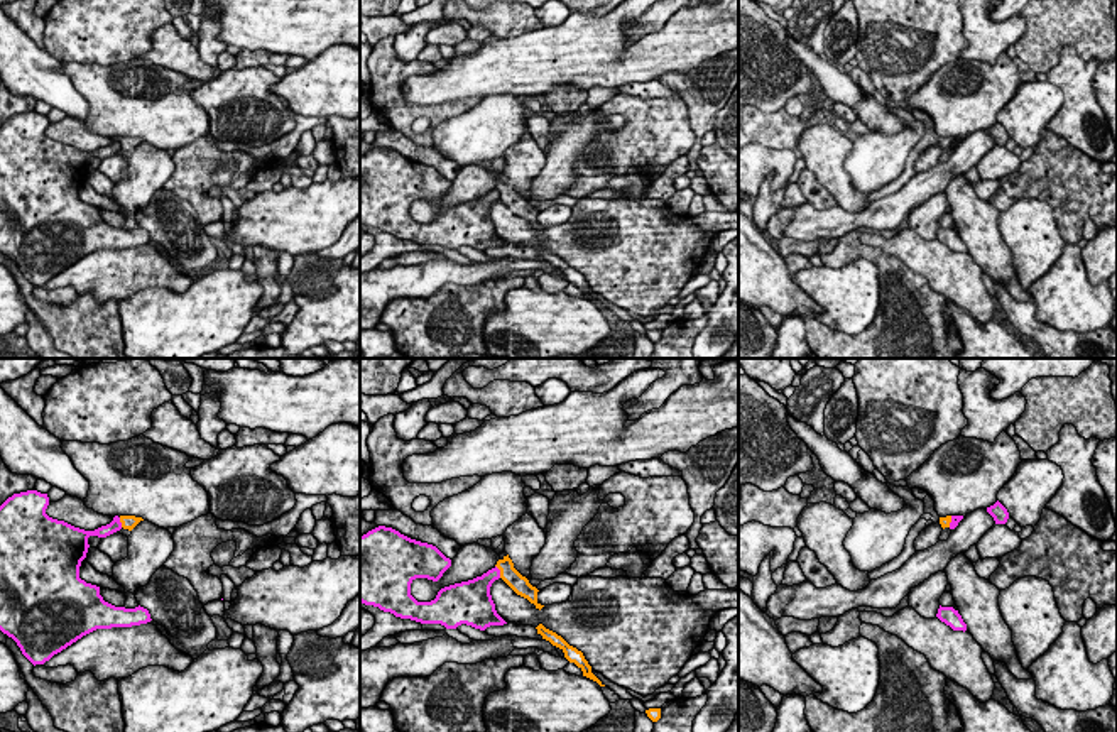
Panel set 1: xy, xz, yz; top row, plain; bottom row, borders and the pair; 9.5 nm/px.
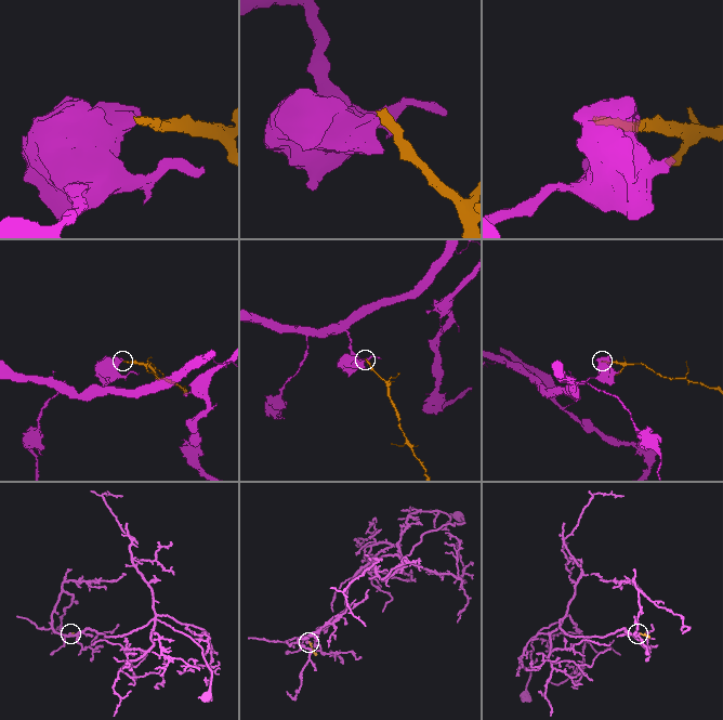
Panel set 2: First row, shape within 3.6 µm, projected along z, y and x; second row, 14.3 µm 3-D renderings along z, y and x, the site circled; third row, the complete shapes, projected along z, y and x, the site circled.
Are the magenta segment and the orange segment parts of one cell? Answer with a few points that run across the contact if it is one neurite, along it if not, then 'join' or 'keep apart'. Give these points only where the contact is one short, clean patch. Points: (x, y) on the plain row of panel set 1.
keep apart

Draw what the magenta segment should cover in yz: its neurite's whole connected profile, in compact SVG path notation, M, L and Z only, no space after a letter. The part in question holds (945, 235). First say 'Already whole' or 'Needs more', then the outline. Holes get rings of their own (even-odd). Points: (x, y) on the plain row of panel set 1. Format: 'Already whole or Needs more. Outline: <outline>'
Already whole. Outline: M940 227L936 238L946 247L950 247L953 252L963 252L963 254L967 252L967 245L963 243L958 232L955 232L953 228Z

